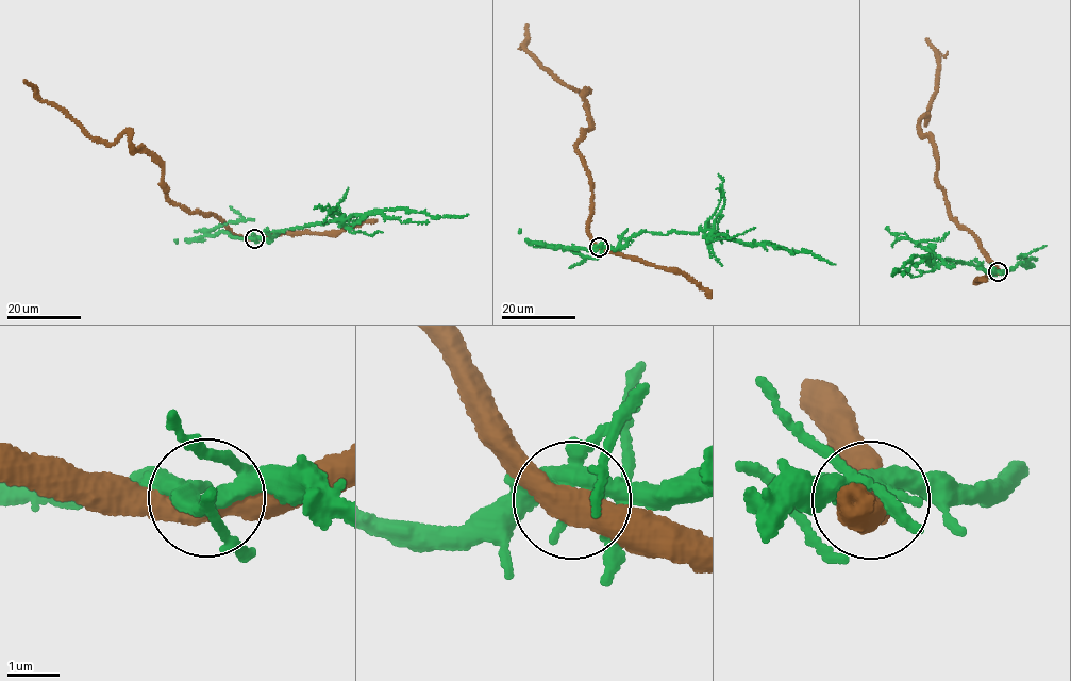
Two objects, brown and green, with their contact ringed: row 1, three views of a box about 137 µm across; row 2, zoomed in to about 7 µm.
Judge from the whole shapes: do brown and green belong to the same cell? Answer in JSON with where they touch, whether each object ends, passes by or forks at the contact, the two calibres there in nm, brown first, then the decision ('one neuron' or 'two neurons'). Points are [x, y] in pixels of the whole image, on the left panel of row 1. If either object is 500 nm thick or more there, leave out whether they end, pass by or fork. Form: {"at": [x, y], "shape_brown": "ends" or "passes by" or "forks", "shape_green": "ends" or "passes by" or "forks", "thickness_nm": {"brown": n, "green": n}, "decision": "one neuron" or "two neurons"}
{"at": [254, 238], "shape_brown": "passes by", "shape_green": "forks", "thickness_nm": {"brown": 480, "green": 320}, "decision": "two neurons"}

